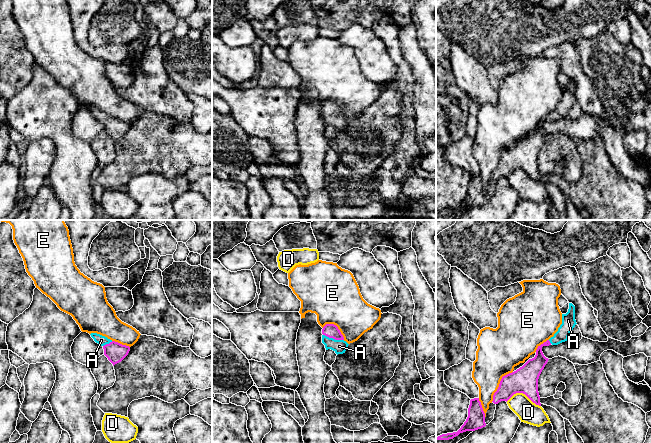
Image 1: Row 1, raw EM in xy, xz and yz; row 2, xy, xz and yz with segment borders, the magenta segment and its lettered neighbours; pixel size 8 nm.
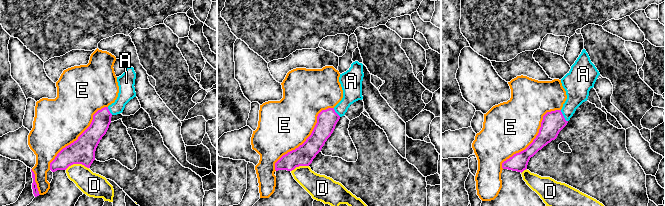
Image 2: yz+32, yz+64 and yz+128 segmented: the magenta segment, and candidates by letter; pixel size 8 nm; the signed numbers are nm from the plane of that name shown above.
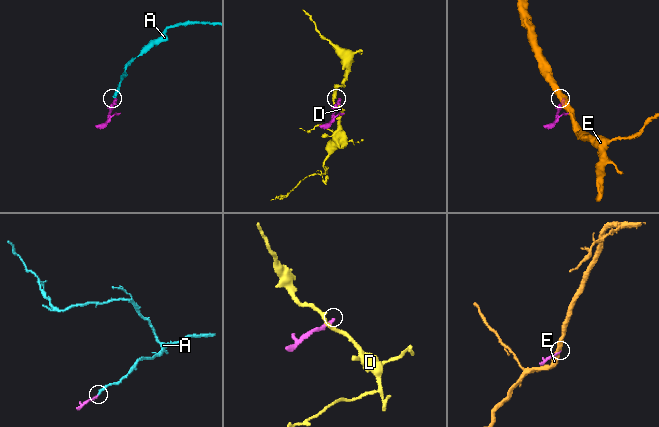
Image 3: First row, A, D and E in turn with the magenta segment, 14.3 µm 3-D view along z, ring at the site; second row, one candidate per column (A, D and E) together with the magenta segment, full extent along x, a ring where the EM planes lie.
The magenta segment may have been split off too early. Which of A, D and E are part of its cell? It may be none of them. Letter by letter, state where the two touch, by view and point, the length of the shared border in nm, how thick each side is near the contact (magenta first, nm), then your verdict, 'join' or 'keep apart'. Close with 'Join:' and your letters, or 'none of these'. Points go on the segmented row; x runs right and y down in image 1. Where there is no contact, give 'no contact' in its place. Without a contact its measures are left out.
A: contact xz (333, 338); length 180 nm; calibres 110 and 110 nm; join
D: contact yz (523, 393); length 280 nm; calibres 220 and 180 nm; keep apart
E: contact yz (499, 384); length 300 nm; calibres 220 and 340 nm; keep apart
Join: A

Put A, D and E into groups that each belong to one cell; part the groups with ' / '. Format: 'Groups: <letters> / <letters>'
Groups: A / D / E

